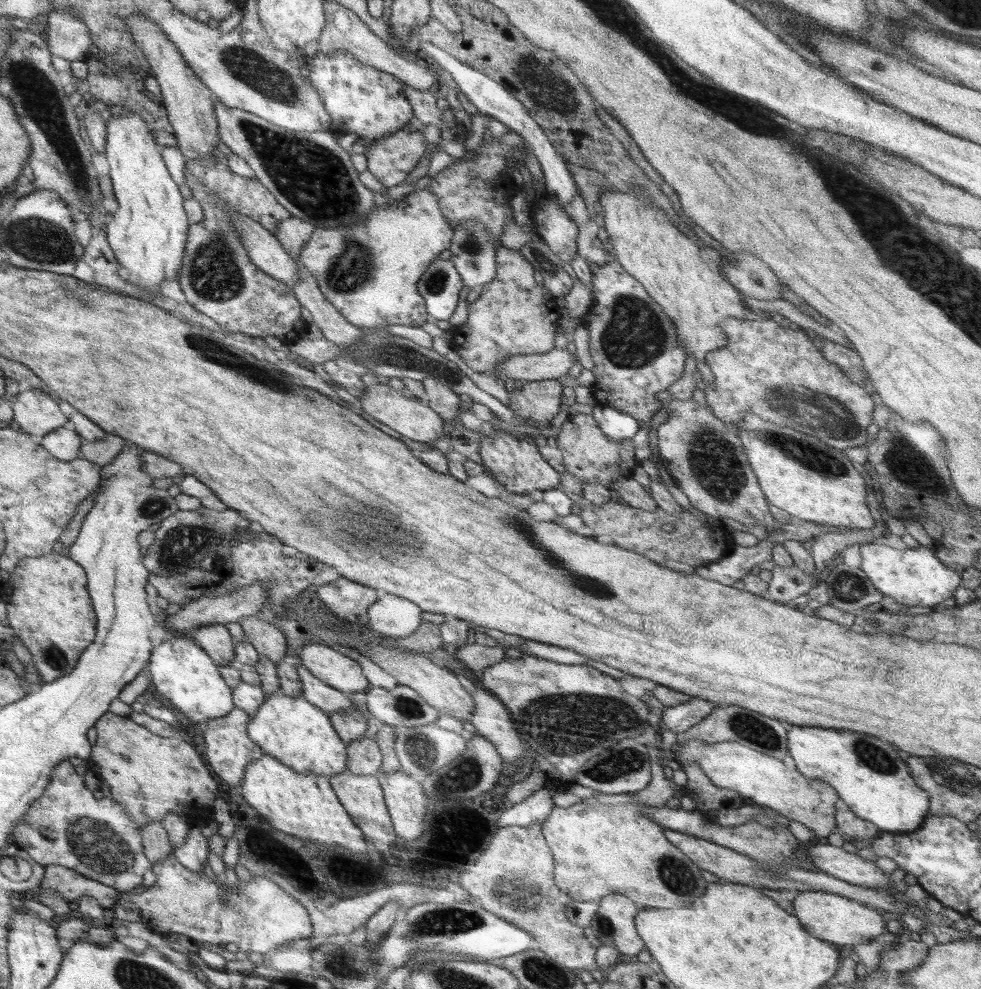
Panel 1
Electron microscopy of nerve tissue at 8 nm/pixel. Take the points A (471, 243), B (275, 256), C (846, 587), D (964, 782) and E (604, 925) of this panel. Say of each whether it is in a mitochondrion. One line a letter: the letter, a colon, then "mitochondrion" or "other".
A: mitochondrion
B: other
C: mitochondrion
D: mitochondrion
E: mitochondrion

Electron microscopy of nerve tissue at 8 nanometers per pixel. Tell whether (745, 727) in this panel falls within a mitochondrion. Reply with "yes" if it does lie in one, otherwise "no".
yes

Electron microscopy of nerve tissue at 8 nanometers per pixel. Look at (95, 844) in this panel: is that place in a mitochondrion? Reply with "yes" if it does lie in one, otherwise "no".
yes

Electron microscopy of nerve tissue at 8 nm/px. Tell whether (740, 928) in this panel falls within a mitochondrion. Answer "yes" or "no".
no

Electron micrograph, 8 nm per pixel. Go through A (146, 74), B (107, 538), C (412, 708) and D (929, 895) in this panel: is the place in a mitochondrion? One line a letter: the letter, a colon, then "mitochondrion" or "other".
A: other
B: other
C: mitochondrion
D: other

